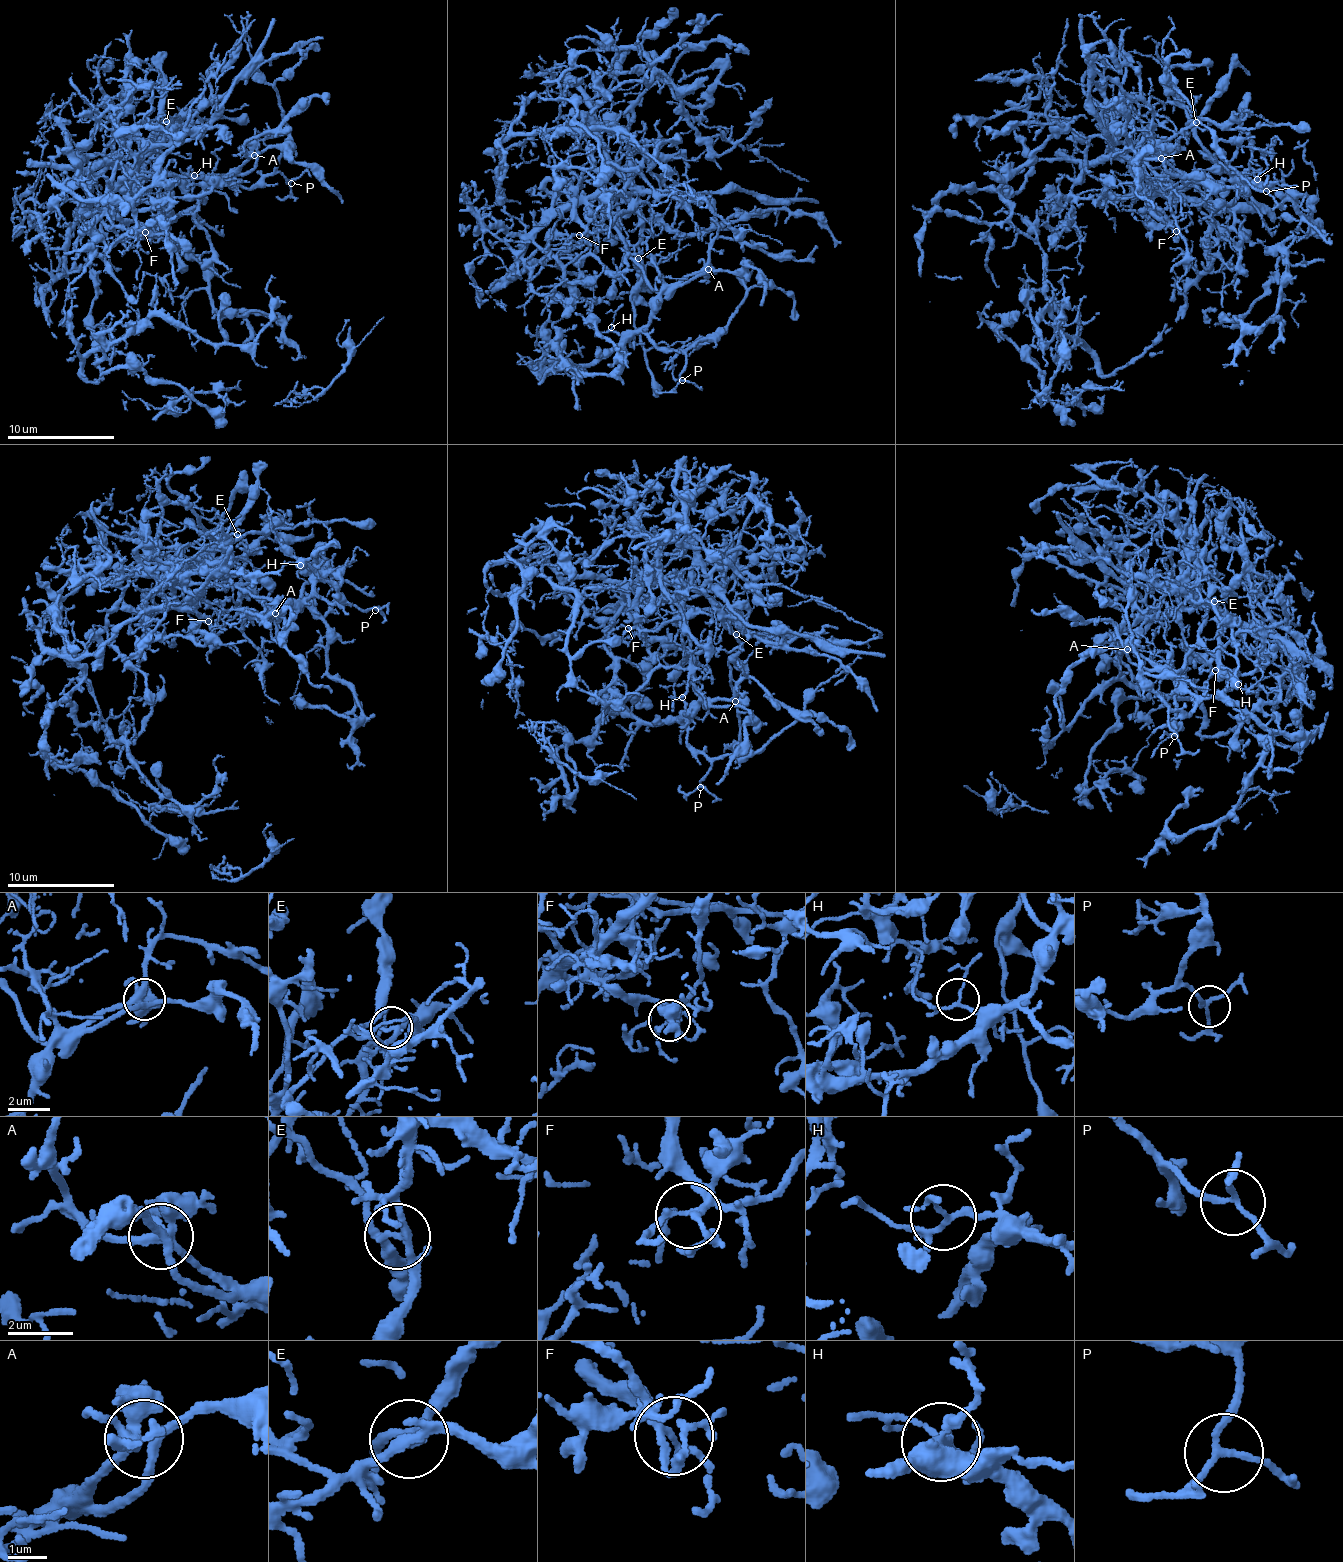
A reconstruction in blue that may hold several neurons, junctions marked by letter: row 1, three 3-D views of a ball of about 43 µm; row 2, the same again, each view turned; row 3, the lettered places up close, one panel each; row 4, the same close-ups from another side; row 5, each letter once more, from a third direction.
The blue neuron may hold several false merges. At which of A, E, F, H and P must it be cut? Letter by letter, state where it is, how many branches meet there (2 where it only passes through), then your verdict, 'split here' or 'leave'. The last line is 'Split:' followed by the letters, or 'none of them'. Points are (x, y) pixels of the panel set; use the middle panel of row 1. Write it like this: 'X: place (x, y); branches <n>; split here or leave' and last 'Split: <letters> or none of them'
A: place (708, 269); branches 4; leave
E: place (638, 258); branches 4; leave
F: place (579, 235); branches 5; leave
H: place (611, 327); branches 3; leave
P: place (682, 380); branches 3; leave
Split: none of them

